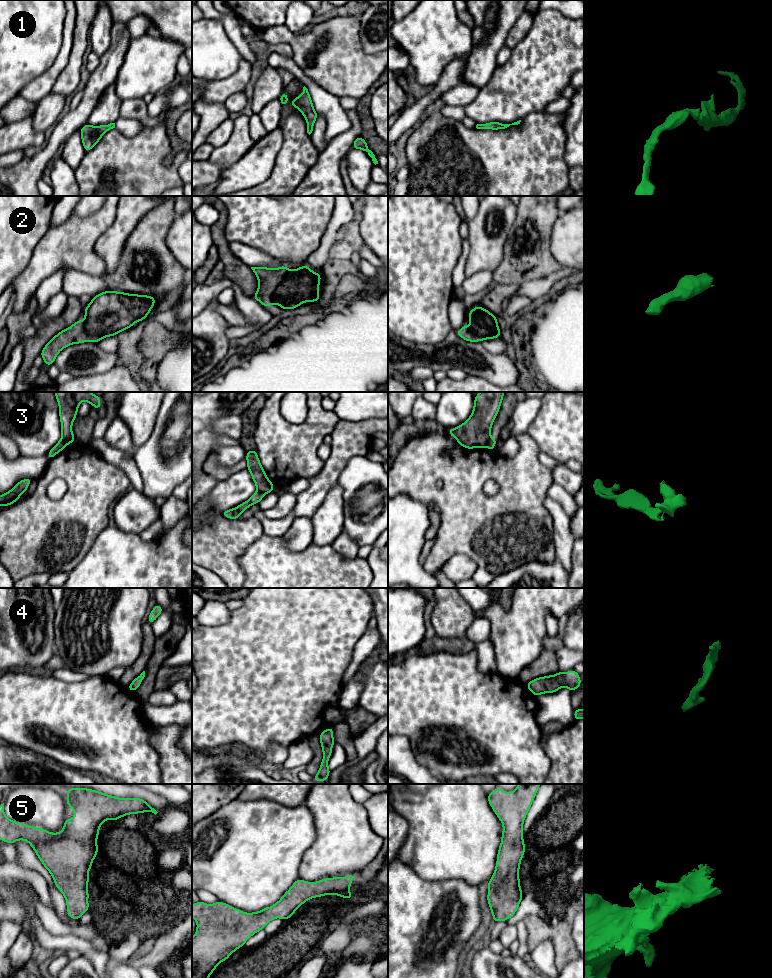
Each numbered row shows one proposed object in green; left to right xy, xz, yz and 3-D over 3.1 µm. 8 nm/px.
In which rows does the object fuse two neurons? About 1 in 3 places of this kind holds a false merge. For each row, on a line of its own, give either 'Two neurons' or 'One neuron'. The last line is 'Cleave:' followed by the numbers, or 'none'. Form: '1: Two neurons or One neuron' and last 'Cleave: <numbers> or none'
1: One neuron
2: One neuron
3: Two neurons
4: One neuron
5: One neuron
Cleave: 3

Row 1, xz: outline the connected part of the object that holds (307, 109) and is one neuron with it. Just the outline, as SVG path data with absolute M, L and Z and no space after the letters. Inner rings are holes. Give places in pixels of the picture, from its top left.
M305 86L303 87L303 93L293 99L291 106L298 108L300 113L304 115L307 122L307 133L310 135L318 114L313 107L310 93Z

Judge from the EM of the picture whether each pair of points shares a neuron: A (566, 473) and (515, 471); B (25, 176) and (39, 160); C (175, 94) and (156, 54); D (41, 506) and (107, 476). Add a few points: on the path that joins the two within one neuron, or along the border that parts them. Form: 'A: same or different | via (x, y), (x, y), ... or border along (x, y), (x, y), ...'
A: different | border along (550, 469), (555, 482)
B: same | via (29, 172), (37, 164)
C: different | border along (173, 83), (154, 95)
D: same | via (57, 506), (77, 506), (91, 492)

